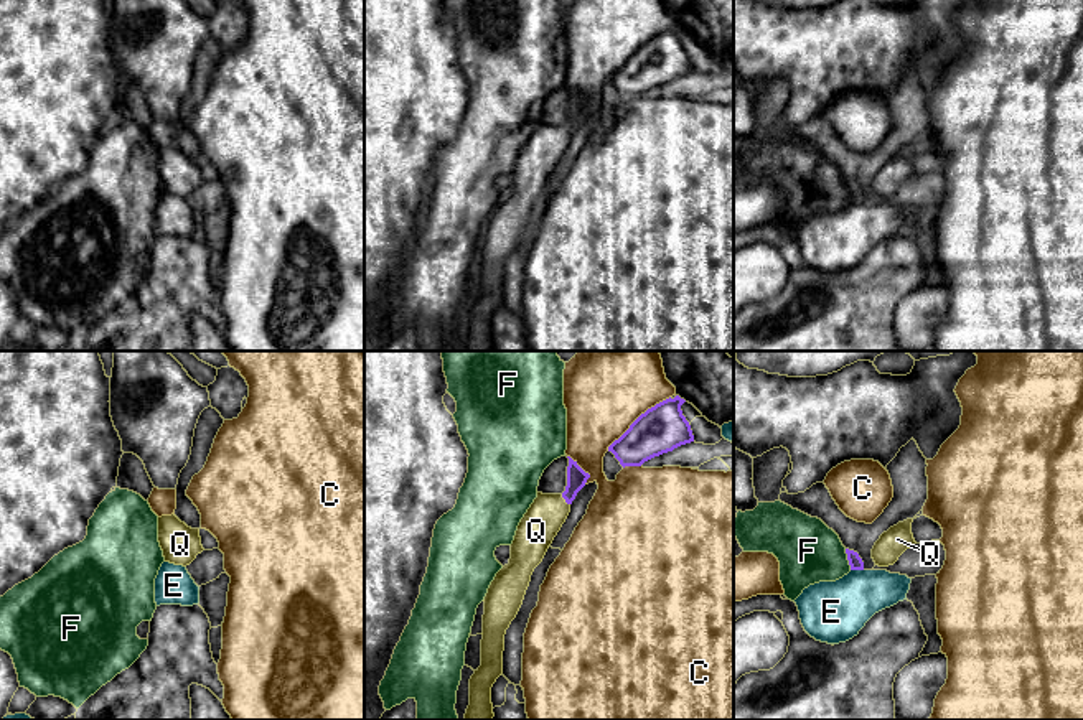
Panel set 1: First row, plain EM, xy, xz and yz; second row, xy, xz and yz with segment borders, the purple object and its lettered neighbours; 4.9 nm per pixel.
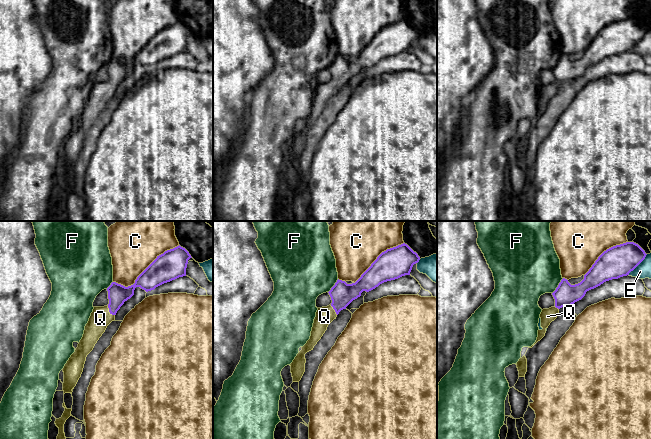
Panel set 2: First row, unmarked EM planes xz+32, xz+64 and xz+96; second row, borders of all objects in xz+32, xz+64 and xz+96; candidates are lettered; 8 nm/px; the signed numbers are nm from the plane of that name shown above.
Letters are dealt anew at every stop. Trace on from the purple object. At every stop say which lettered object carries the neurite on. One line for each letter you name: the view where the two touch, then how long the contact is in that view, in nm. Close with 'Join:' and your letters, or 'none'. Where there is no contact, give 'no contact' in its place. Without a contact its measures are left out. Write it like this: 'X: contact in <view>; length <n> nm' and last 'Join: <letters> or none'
Q: contact in xz; length 70 nm
Join: Q

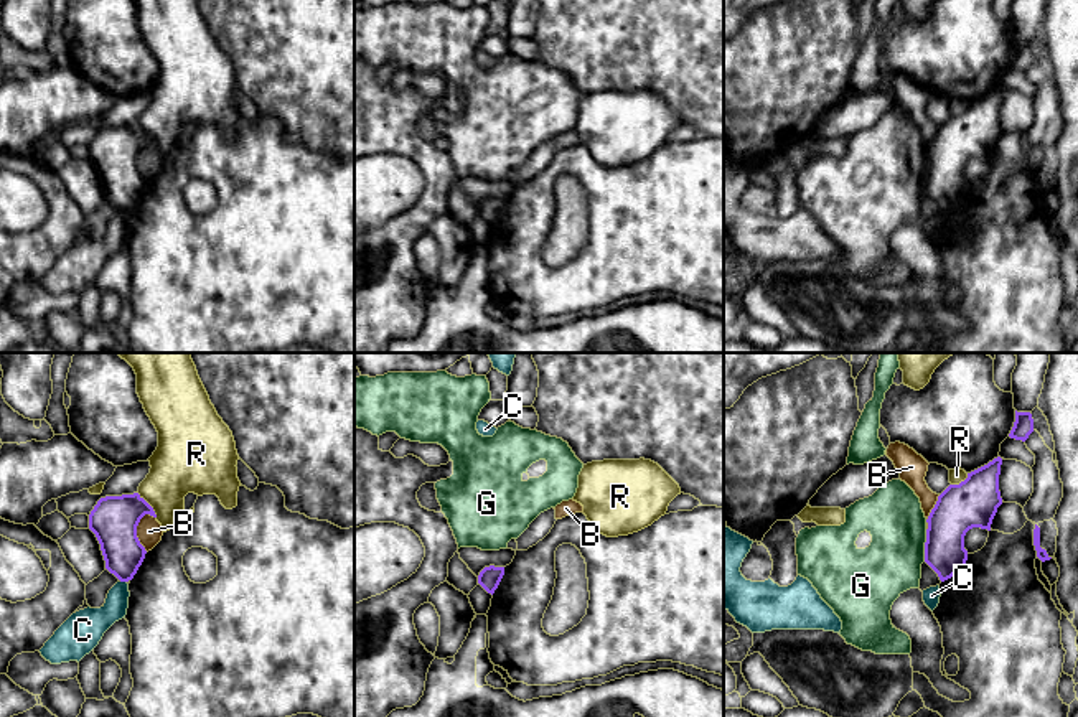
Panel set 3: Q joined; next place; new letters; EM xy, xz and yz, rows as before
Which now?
Join: none

